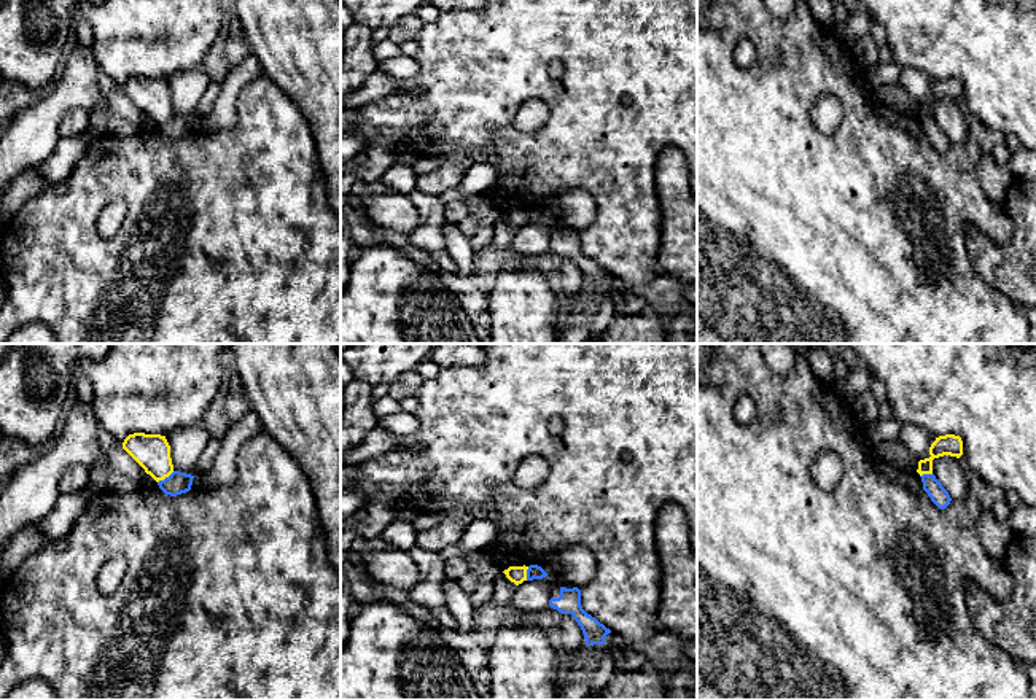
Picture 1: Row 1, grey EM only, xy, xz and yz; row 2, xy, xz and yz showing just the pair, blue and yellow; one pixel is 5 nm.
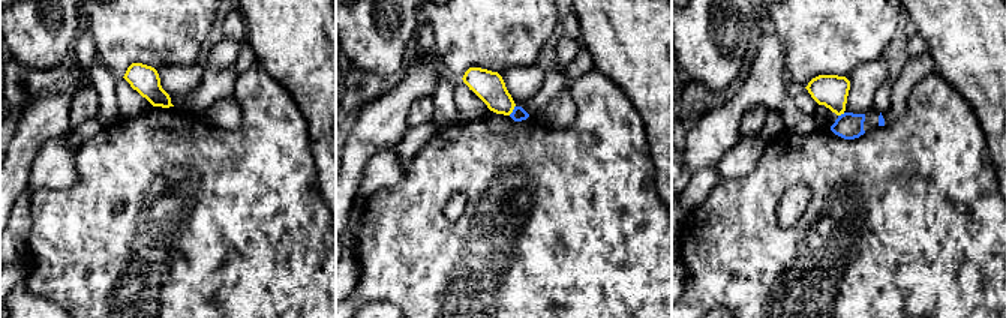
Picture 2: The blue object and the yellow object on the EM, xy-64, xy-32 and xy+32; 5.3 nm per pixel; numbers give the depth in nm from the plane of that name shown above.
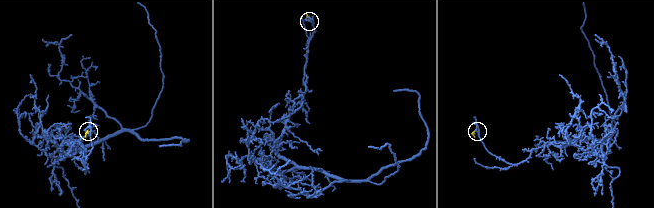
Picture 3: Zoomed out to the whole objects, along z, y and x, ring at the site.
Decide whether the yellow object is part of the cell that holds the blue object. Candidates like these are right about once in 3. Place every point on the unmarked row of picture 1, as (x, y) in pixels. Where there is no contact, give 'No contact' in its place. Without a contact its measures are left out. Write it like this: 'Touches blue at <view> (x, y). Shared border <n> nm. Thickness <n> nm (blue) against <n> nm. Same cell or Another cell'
Touches blue at xy (166, 121). Shared border 110 nm. Thickness 110 nm (blue) against 180 nm. Another cell

